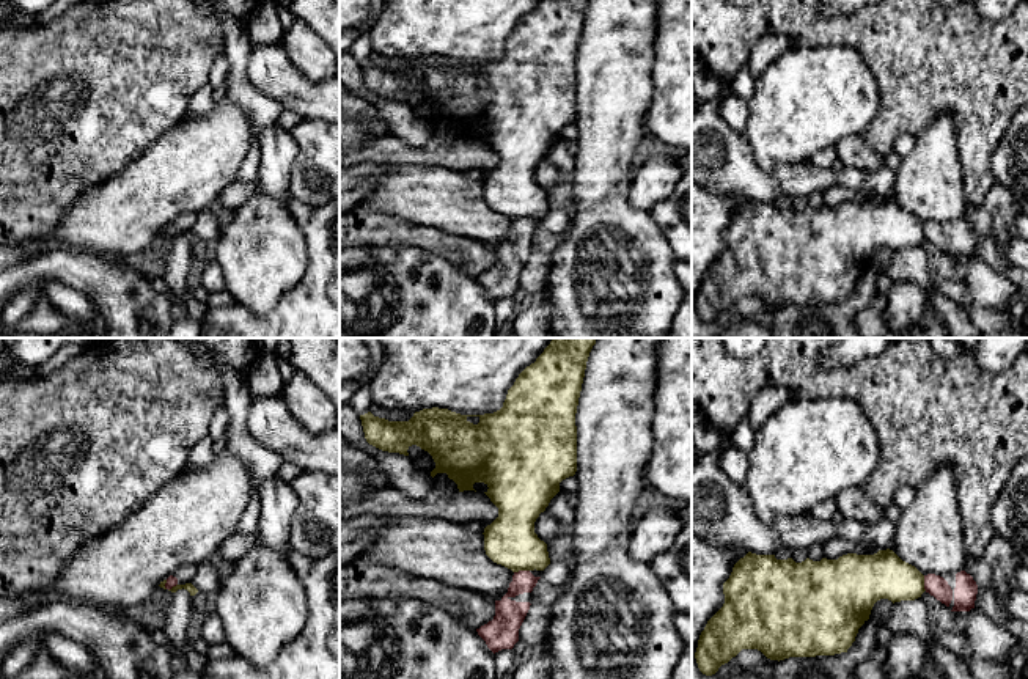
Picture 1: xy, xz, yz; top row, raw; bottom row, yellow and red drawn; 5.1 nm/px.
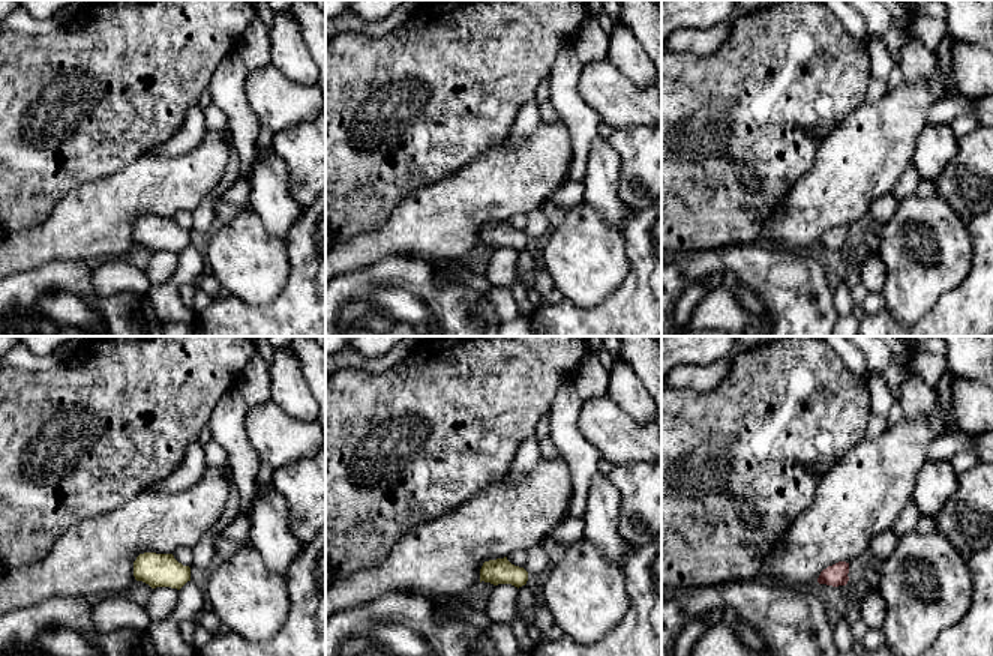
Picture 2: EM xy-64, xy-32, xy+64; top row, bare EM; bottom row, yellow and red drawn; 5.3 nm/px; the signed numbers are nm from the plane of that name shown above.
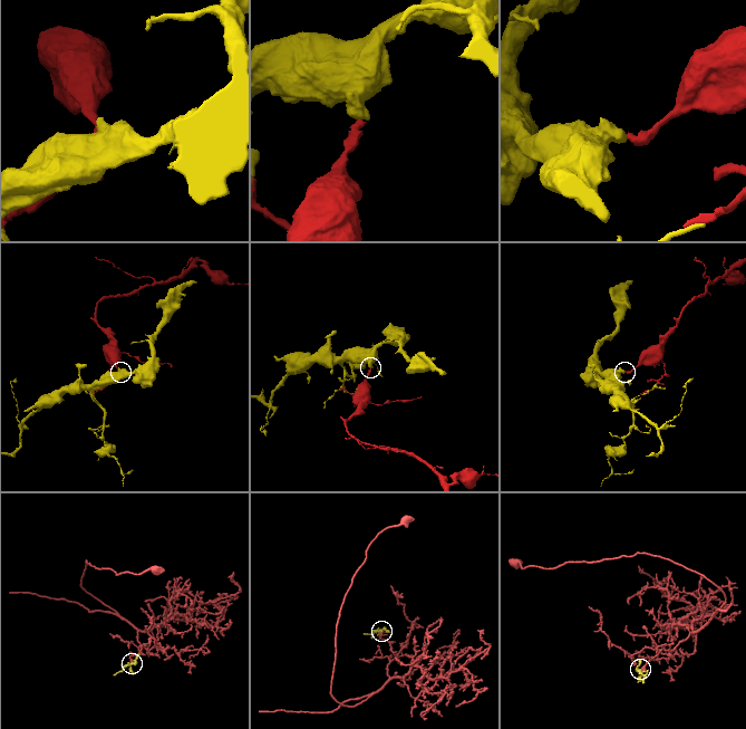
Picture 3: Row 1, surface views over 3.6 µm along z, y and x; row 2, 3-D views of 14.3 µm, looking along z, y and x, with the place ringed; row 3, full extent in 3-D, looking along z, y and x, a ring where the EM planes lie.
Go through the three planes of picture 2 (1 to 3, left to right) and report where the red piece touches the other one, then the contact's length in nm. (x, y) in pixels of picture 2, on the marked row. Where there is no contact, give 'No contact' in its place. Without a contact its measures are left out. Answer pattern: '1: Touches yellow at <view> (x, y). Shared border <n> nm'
1: No contact
2: No contact
3: No contact

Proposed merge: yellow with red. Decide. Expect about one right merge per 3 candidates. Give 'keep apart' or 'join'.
keep apart

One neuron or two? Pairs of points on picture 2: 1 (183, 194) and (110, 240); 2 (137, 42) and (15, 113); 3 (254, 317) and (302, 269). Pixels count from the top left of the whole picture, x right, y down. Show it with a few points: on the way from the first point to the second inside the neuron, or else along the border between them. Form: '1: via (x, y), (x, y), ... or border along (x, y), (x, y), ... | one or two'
1: via (164, 194), (149, 194), (122, 221) | one
2: via (102, 59), (50, 60), (45, 63), (45, 78) | one
3: via (270, 317), (302, 285) | one

